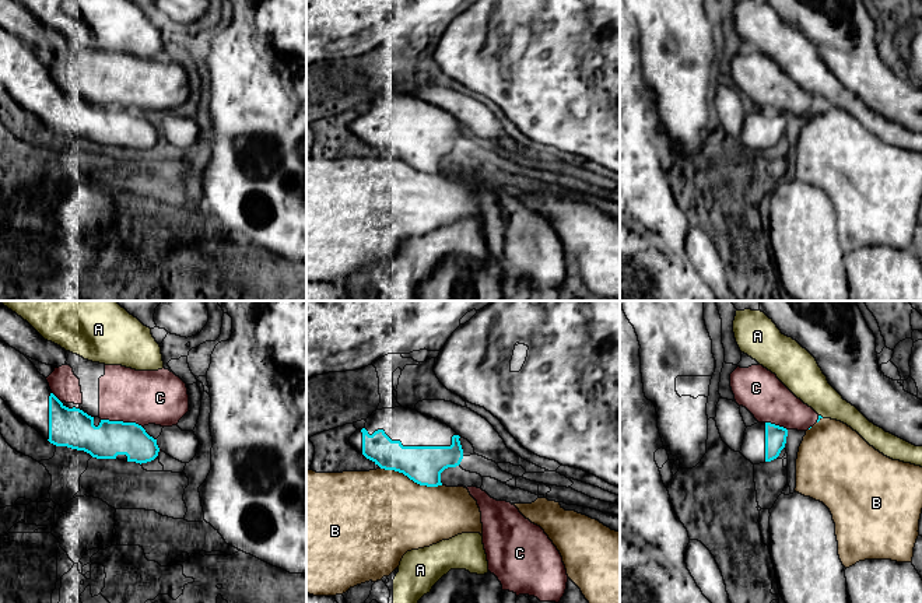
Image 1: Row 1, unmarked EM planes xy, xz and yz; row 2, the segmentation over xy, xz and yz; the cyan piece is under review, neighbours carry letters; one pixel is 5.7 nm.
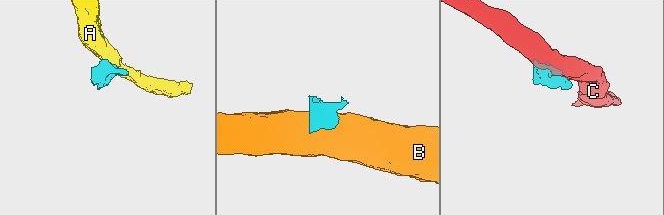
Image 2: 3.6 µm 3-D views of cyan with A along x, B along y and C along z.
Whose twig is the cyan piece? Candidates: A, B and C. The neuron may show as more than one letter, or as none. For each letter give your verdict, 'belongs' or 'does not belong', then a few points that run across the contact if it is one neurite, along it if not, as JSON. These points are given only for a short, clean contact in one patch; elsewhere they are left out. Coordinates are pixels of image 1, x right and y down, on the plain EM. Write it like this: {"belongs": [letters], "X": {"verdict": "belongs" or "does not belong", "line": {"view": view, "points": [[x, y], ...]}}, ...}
{"belongs": [], "A": {"verdict": "does not belong", "line": {"view": "yz", "points": [[819, 101], [823, 104]]}}, "B": {"verdict": "does not belong"}, "C": {"verdict": "does not belong"}}

